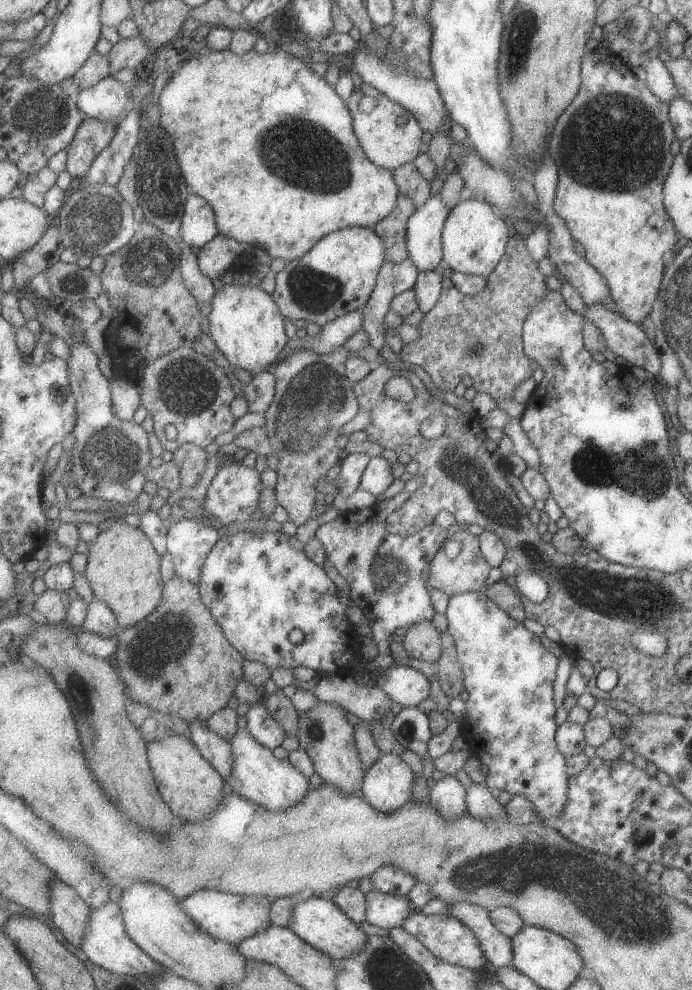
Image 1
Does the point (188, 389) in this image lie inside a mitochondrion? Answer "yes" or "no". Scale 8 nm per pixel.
yes

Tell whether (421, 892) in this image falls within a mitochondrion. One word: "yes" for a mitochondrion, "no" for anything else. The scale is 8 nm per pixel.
no

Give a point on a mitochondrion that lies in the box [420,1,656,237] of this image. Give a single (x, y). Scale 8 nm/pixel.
(519, 42)

